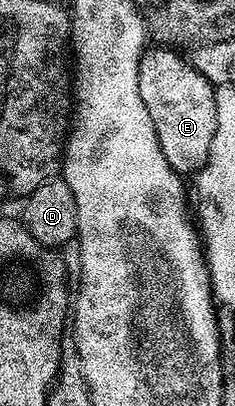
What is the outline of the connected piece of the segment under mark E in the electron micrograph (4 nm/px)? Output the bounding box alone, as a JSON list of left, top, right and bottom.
[139,45,215,177]

